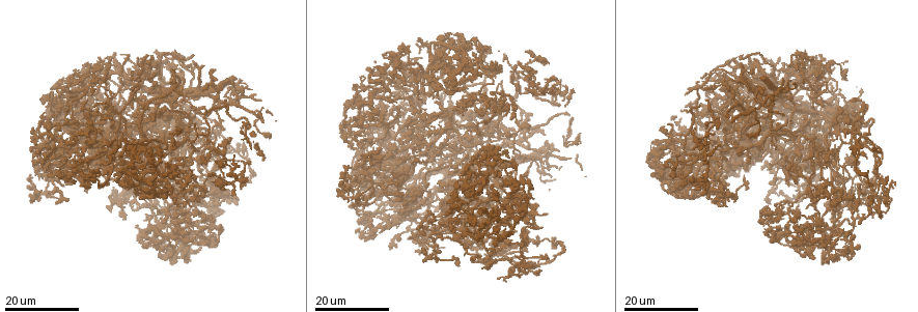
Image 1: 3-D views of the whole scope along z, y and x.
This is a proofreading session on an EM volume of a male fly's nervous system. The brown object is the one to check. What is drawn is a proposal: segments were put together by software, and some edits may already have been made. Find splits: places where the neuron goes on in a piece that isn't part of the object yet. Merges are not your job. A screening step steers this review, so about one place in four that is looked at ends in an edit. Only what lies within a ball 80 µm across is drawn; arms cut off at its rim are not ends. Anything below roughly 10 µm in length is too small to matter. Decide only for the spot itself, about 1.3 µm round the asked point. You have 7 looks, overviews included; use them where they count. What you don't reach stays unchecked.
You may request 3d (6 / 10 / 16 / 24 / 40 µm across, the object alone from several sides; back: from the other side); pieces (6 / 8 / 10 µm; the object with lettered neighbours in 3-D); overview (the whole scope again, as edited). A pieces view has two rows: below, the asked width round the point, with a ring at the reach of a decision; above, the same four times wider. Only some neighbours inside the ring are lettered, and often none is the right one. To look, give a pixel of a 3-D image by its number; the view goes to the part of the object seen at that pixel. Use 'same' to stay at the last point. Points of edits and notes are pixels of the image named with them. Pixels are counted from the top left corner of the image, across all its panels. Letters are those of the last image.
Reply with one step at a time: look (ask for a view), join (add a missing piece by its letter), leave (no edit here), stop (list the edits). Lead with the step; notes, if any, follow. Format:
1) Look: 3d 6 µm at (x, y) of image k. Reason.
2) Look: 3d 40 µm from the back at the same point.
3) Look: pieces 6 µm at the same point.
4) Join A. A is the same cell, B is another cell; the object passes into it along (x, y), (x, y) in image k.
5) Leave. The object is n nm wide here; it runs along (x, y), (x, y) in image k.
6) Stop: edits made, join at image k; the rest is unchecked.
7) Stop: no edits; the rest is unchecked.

Look: 3d 24 µm at (439, 94) of image 1. Branch stops here.

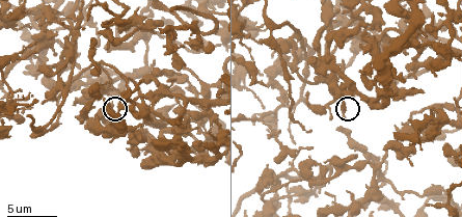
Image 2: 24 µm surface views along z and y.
Look: pieces 6 µm at (346, 111) of image 2.

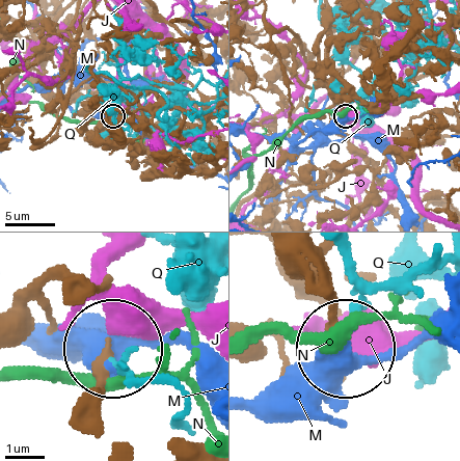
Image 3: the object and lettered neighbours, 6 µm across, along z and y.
Leave. J, M, N and Q are other cells; none of them fits.

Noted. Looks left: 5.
Look: 3d 24 µm at (522, 161) of image 1. An open end.

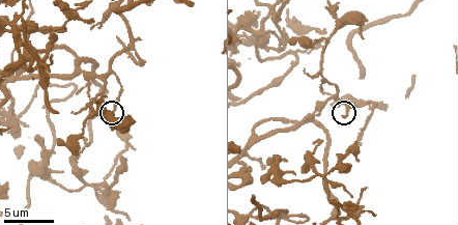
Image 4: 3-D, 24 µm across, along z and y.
Look: pieces 8 µm at (343, 116) of image 4.

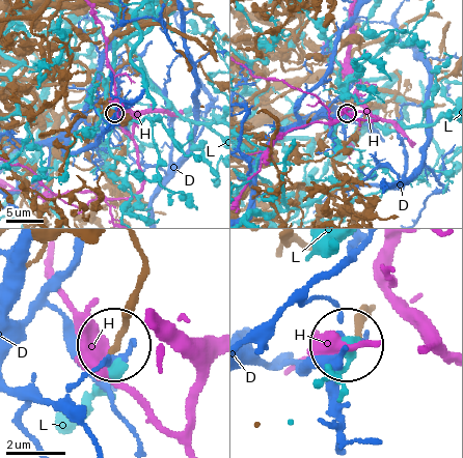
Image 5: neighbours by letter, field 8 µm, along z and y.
Leave. D, H and L are other cells; it runs along (135, 248), (147, 270), (119, 342) in image 5; none of them fits.

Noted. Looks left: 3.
Look: 3d 10 µm at (315, 142) of image 4. Tapers out.

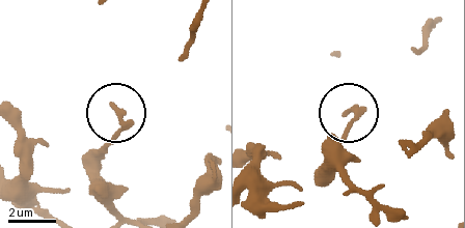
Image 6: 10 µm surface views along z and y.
Look: pieces 8 µm at (344, 112) of image 6. What lies round it.

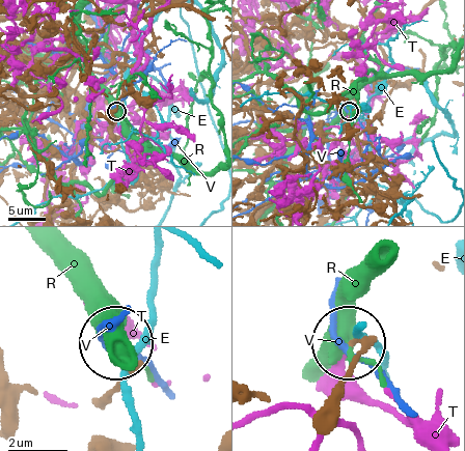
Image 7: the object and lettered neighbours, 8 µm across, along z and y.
Leave. E, R, T and V are other cells; none of them fits.

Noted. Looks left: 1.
Stop: no edits; the rest is unchecked.

